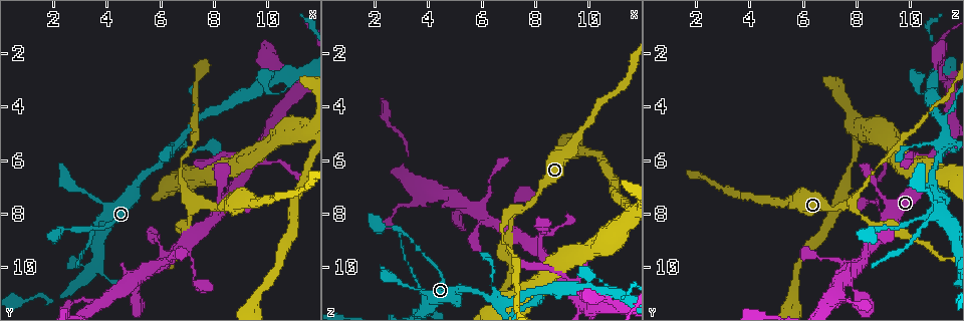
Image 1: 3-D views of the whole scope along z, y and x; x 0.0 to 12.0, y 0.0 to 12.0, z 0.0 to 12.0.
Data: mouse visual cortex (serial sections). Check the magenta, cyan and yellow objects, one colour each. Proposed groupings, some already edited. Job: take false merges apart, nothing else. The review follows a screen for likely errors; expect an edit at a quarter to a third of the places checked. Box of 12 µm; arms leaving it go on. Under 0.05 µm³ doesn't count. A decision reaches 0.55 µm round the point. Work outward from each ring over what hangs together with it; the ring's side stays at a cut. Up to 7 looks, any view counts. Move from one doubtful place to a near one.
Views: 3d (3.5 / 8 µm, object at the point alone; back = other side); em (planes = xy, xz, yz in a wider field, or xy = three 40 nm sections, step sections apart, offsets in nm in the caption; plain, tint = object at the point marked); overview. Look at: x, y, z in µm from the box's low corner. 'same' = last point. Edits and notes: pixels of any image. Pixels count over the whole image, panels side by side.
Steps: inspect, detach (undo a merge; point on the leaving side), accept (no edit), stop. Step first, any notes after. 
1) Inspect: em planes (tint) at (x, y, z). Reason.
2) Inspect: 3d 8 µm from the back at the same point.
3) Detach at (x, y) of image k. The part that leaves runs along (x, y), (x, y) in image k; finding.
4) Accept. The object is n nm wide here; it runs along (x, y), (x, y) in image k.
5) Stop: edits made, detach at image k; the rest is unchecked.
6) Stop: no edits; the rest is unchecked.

Inspect: 3d 8 µm from the back at (7.4, 7.6, 7.8). Narrows sharply.

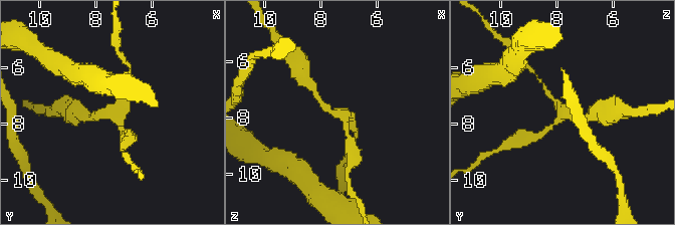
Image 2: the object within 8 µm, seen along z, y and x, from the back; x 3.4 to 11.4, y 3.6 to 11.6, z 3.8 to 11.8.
Inspect: em planes (tint) at (7.4, 7.6, 7.8).

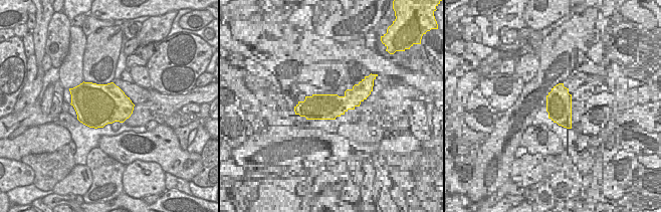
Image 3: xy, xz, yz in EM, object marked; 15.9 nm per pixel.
Accept. The arms are 200, 200, 250 nm wide; it runs along (316, 96), (344, 116), (348, 131) in image 2; all the same cell.

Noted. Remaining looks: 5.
Inspect: 3d 3.5 µm at (6.4, 5.6, 11.1). Four-way junction.

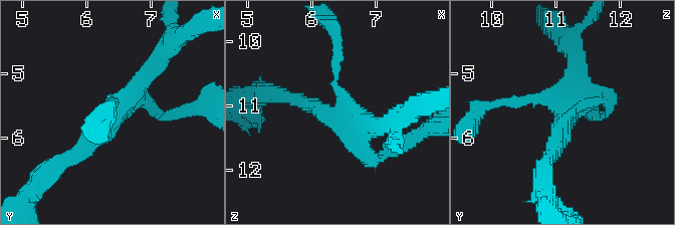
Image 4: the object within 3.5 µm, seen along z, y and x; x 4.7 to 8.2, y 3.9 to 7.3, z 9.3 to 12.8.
Inspect: em xy step 2 (tint) at (6.40, 5.65, 11.15).

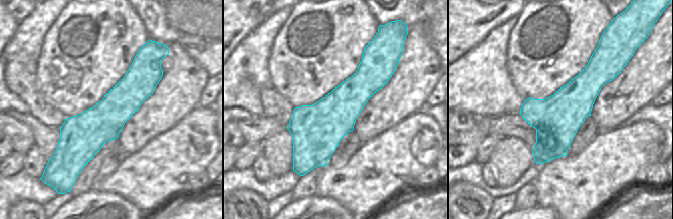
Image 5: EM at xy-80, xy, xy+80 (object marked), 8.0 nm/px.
Accept. The arms are 150, 250, 250, 300 nm wide; it runs along (369, 54), (369, 78), (302, 169) in image 5; continuous, no second cell.

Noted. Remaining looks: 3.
Inspect: 3d 8 µm from the back at (3.5, 11.2, 7.7).

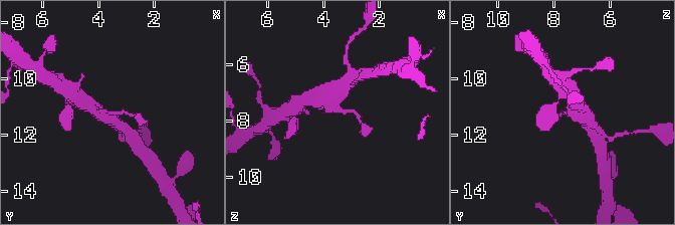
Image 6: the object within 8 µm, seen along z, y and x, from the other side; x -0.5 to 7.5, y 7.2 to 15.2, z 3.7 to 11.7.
Inspect: em xy step 2 (tint) at (3.5, 11.2, 7.8). Shape alone is not enough.

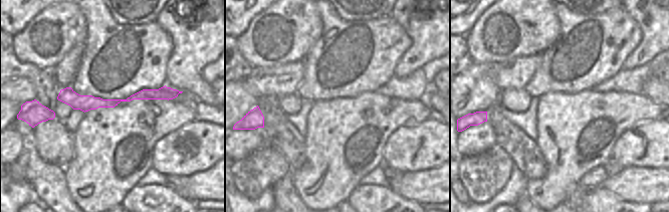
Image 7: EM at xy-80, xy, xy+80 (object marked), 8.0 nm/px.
Accept. The arms are 150, 400 nm wide; it runs along (316, 97), (328, 109), (353, 110), (361, 123) in image 6; all the same cell.

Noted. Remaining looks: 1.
Stop: no edits; the rest is unchecked.

